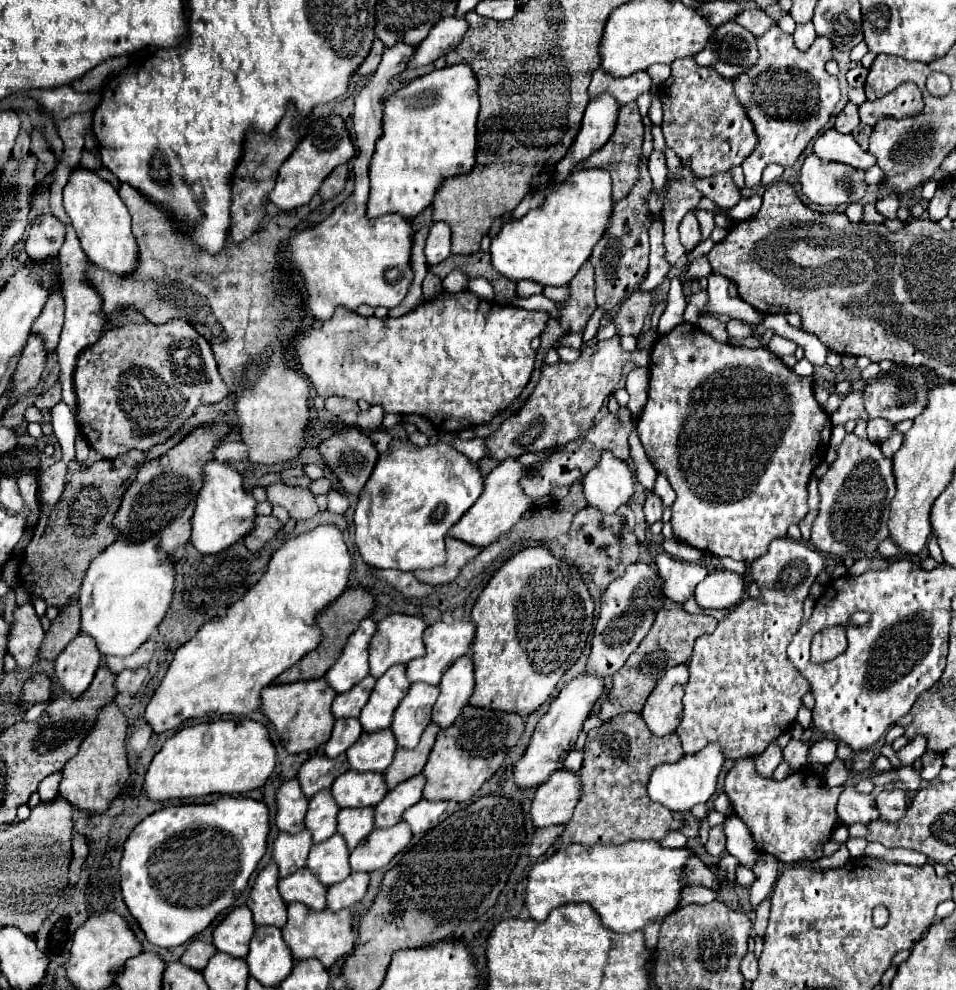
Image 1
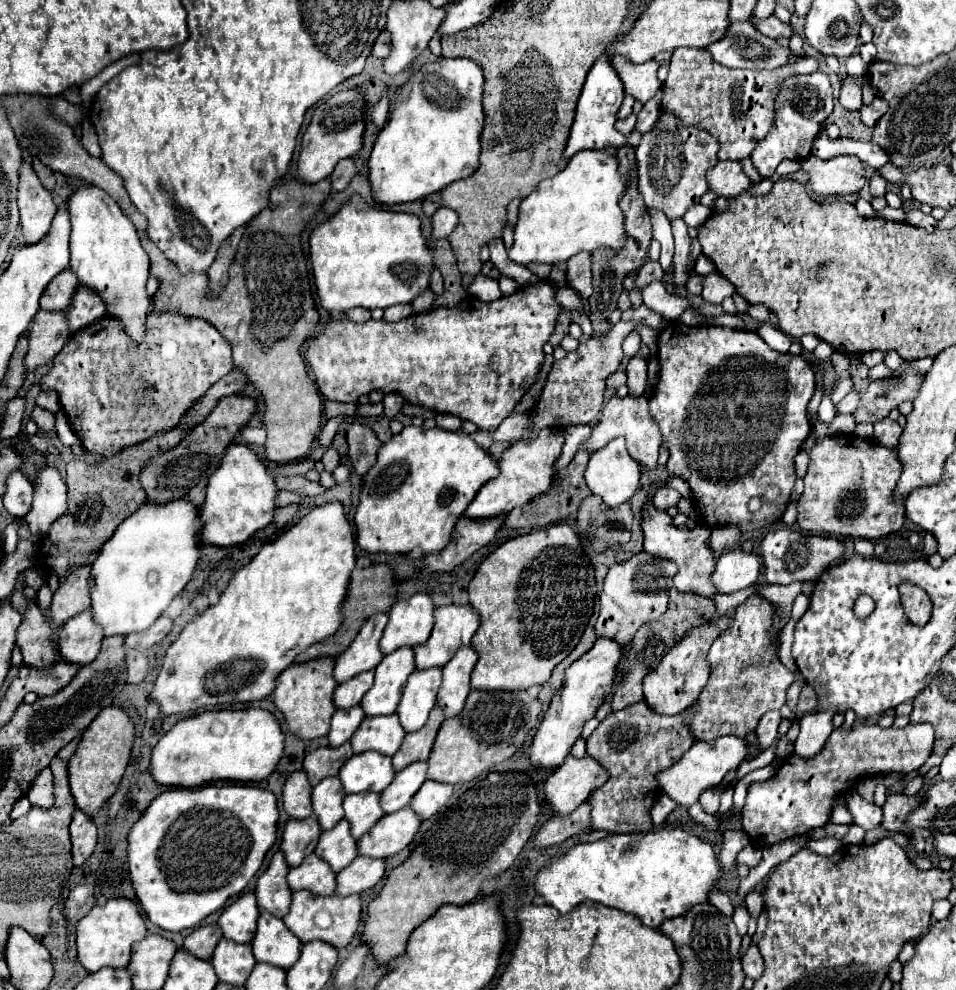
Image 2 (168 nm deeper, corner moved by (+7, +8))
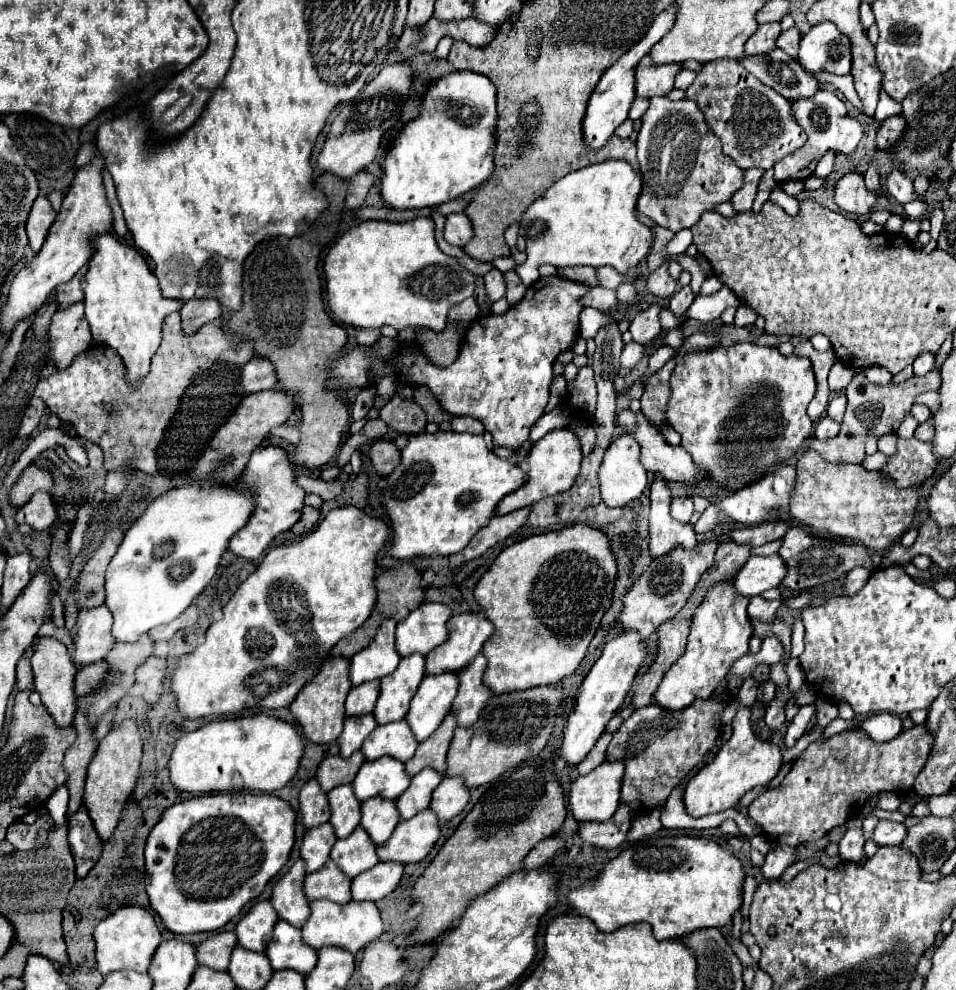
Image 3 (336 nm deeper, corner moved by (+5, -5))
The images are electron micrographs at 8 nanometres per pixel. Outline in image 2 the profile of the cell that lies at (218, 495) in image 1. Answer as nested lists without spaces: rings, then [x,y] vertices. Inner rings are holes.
[[[231,444],[223,456],[221,466],[209,478],[207,498],[201,508],[203,530],[201,540],[215,546],[235,546],[247,542],[257,530],[273,522],[277,508],[277,486],[265,462],[245,444]]]

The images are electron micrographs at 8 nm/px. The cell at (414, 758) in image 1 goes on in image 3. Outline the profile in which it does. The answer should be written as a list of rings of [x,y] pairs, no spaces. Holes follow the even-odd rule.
[[[447,715],[443,719],[441,727],[437,727],[429,739],[419,743],[415,755],[405,763],[405,773],[409,777],[413,777],[425,767],[431,767],[431,769],[443,773],[445,771],[445,755],[447,755],[455,727],[457,727],[457,721],[453,721],[453,715]]]

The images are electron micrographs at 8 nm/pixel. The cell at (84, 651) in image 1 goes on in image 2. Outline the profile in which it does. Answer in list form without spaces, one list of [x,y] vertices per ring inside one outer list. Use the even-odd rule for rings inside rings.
[[[89,608],[67,620],[59,638],[59,652],[65,662],[87,666],[99,654],[101,640],[103,630],[95,624]]]

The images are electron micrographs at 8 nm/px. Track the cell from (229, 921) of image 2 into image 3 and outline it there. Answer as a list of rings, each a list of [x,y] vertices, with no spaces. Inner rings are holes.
[[[269,901],[255,903],[235,925],[237,943],[249,951],[265,951],[265,941],[277,923],[277,913],[271,909]]]

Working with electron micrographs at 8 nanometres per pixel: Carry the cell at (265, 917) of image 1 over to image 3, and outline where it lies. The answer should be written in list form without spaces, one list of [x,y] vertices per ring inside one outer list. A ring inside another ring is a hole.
[[[295,861],[293,867],[275,883],[271,891],[271,905],[277,917],[293,927],[301,927],[309,917],[309,901],[303,895],[303,861]]]

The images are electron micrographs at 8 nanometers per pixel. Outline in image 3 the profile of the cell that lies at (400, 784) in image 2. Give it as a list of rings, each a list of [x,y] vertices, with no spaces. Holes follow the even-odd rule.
[[[423,769],[421,773],[417,773],[411,779],[409,789],[405,789],[405,793],[395,801],[401,819],[411,819],[419,811],[425,811],[429,807],[431,793],[441,783],[441,779],[441,773],[437,773],[435,769]]]

